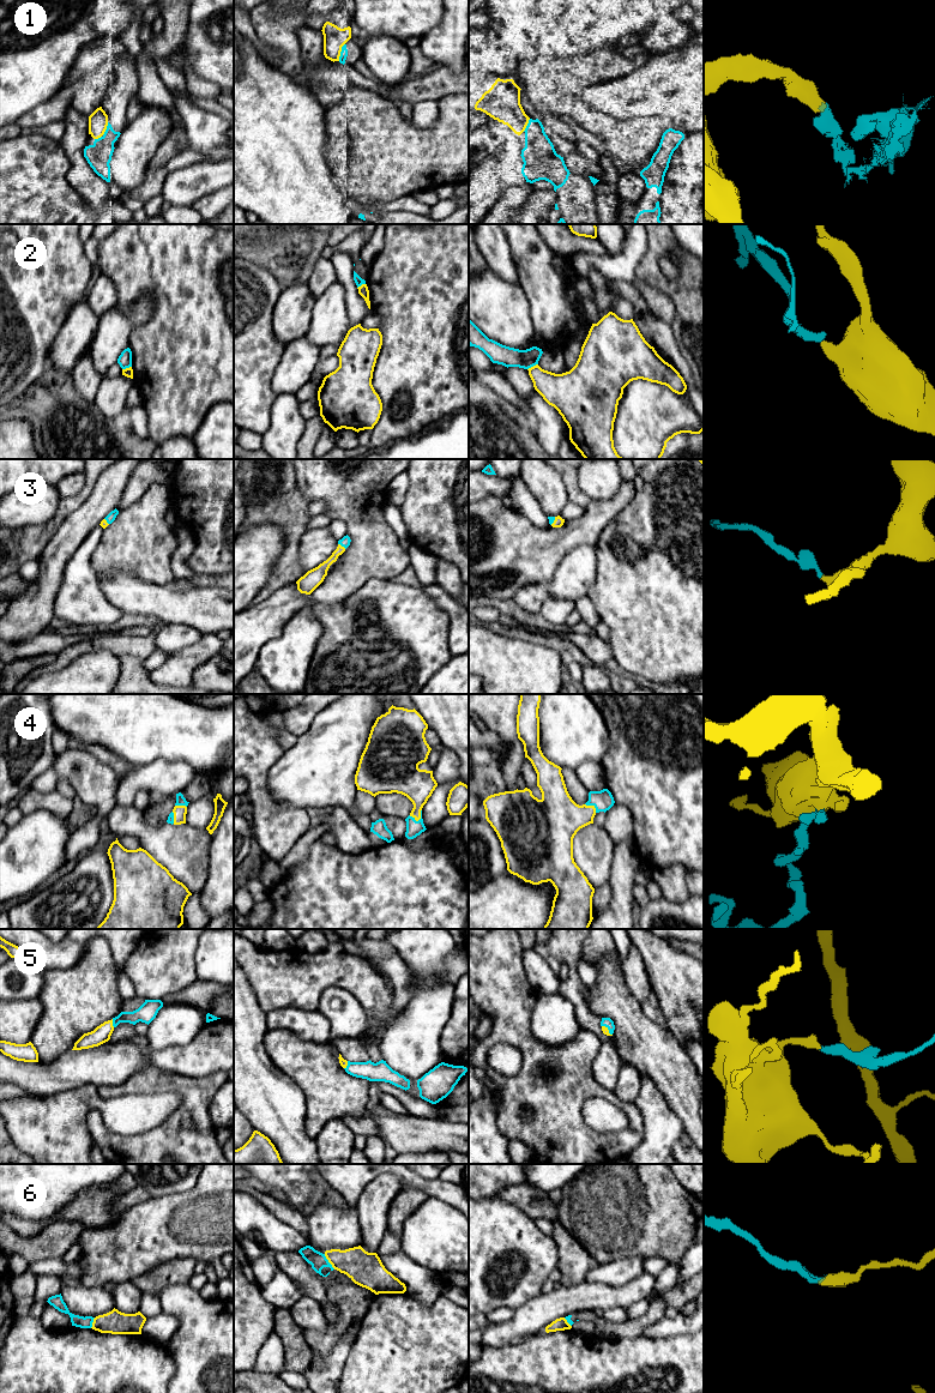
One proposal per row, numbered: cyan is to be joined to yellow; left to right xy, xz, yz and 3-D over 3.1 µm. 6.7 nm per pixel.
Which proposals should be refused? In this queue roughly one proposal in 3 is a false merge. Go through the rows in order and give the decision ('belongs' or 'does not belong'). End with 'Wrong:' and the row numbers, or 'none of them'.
1: belongs
2: does not belong
3: belongs
4: belongs
5: belongs
6: does not belong
Wrong: 2, 6

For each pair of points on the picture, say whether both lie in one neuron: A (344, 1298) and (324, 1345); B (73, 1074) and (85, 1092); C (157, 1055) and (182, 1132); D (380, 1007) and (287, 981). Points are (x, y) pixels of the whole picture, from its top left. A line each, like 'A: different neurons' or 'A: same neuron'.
A: same neuron
B: different neurons
C: different neurons
D: same neuron

